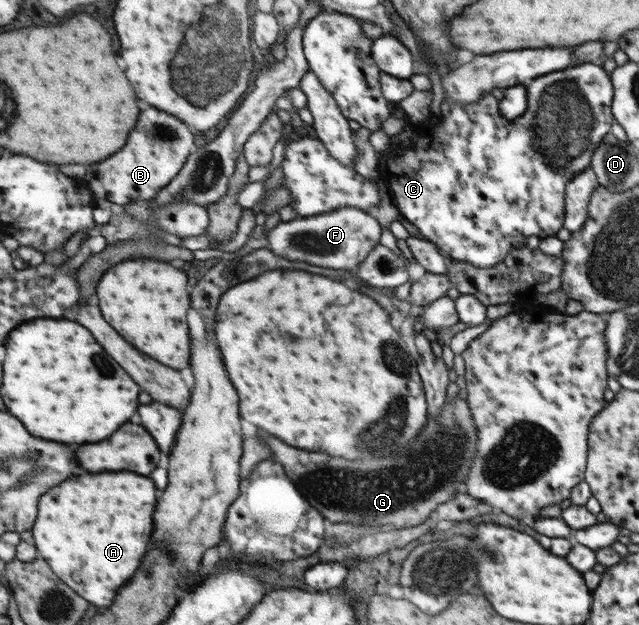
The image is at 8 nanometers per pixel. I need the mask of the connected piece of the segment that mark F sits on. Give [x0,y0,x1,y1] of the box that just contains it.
[265,207,381,272]

